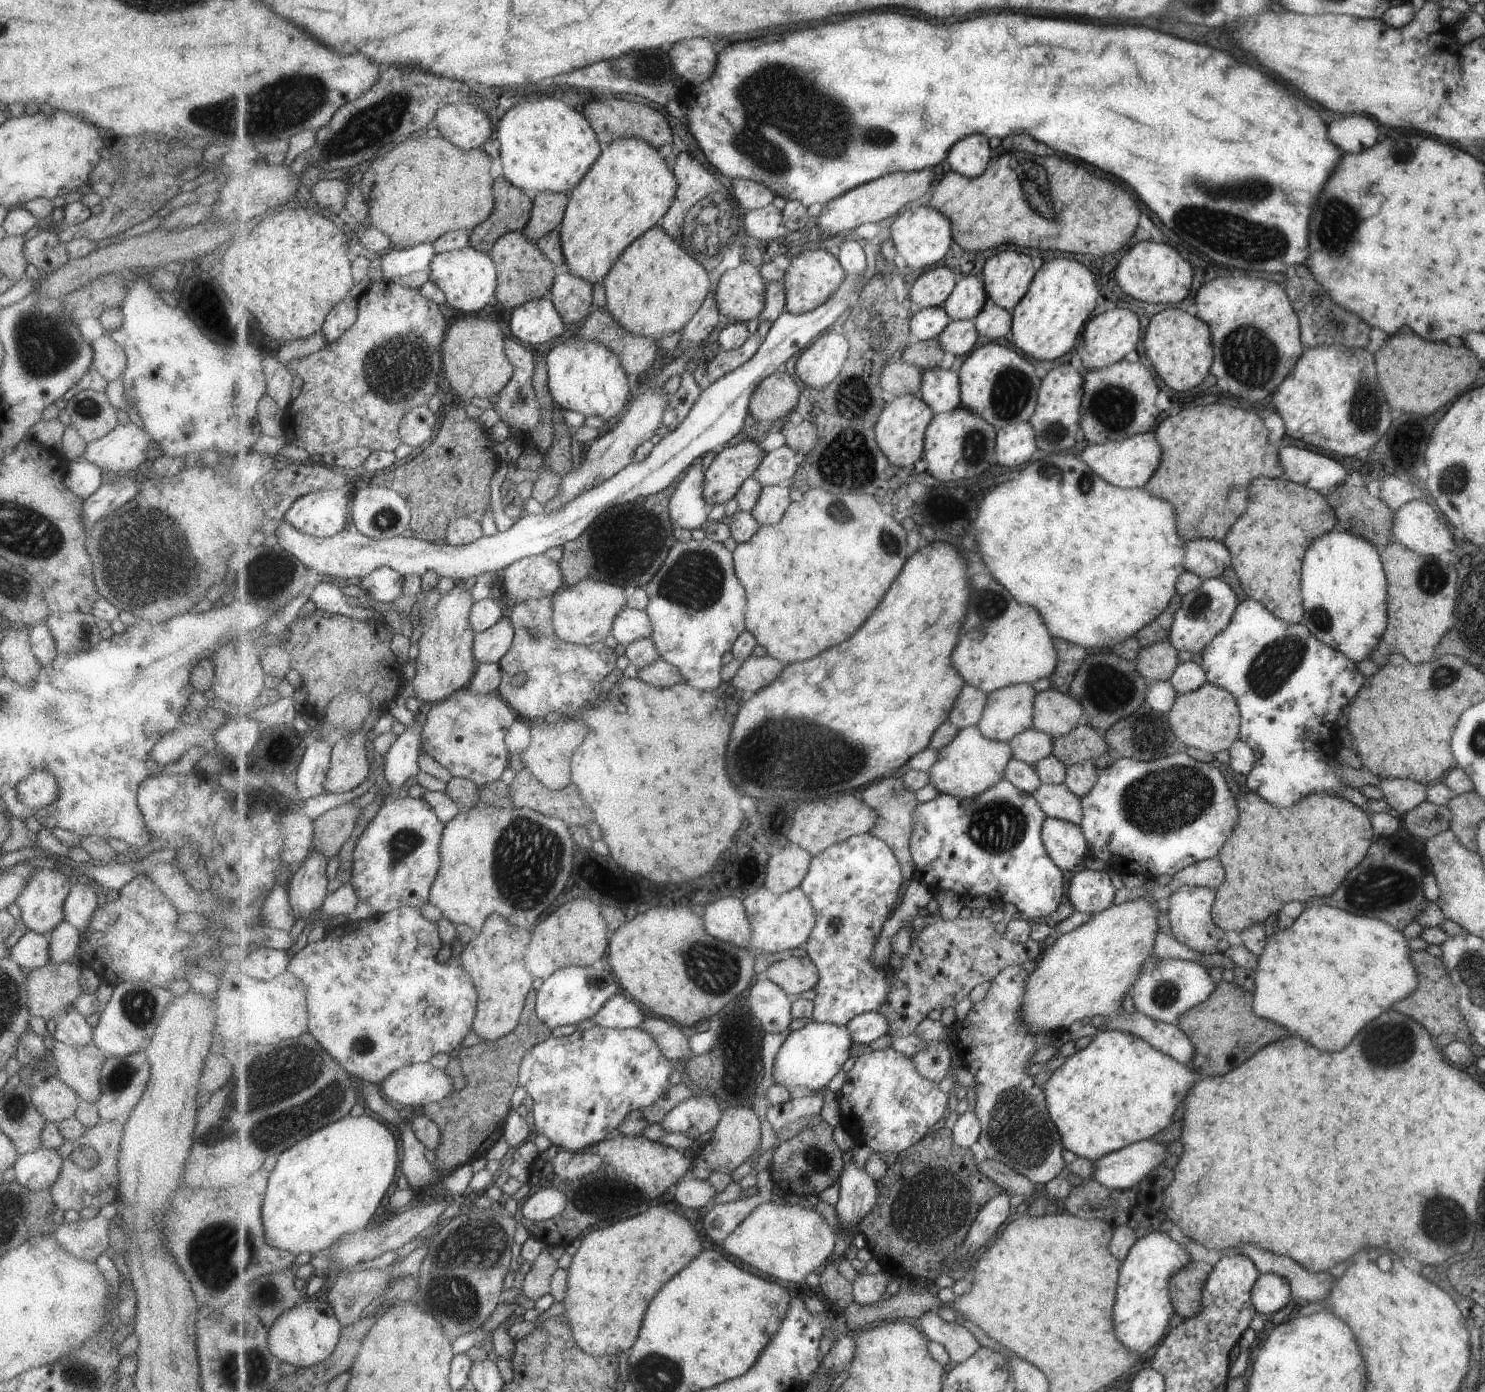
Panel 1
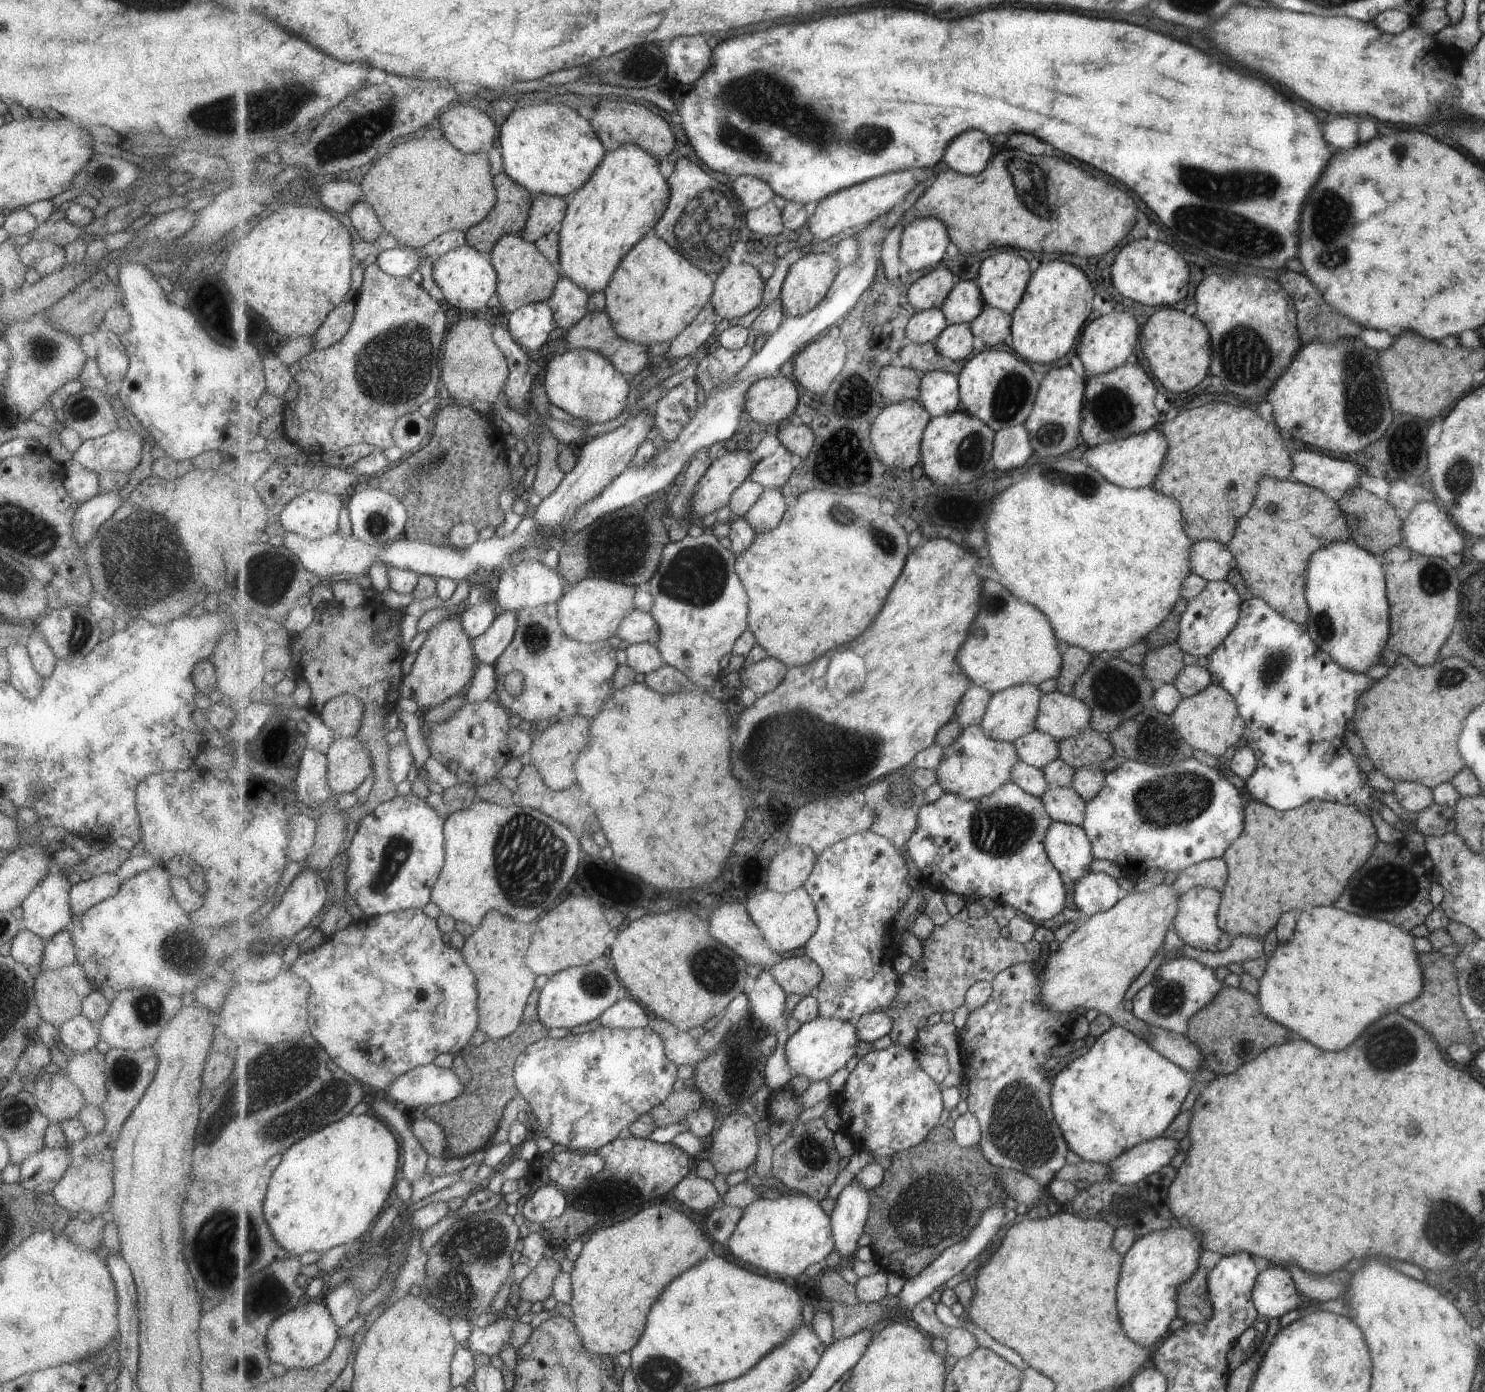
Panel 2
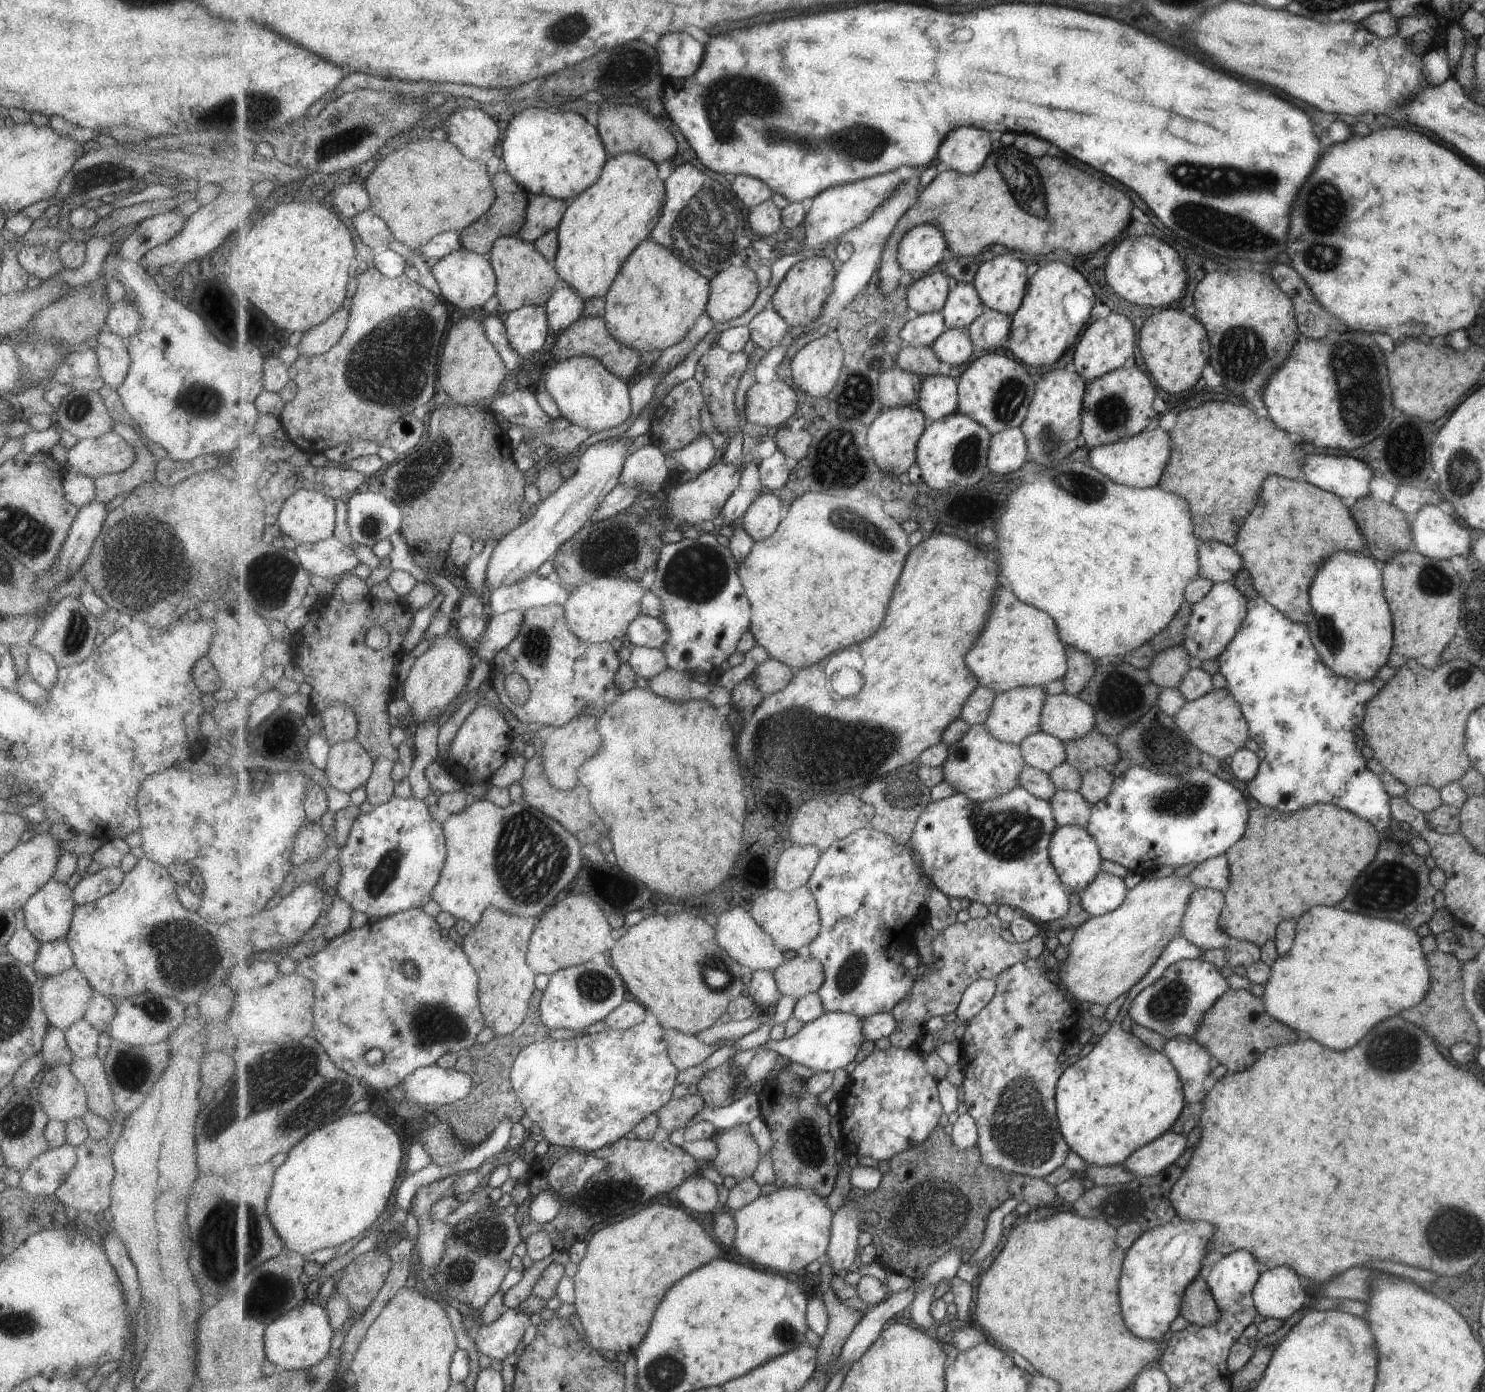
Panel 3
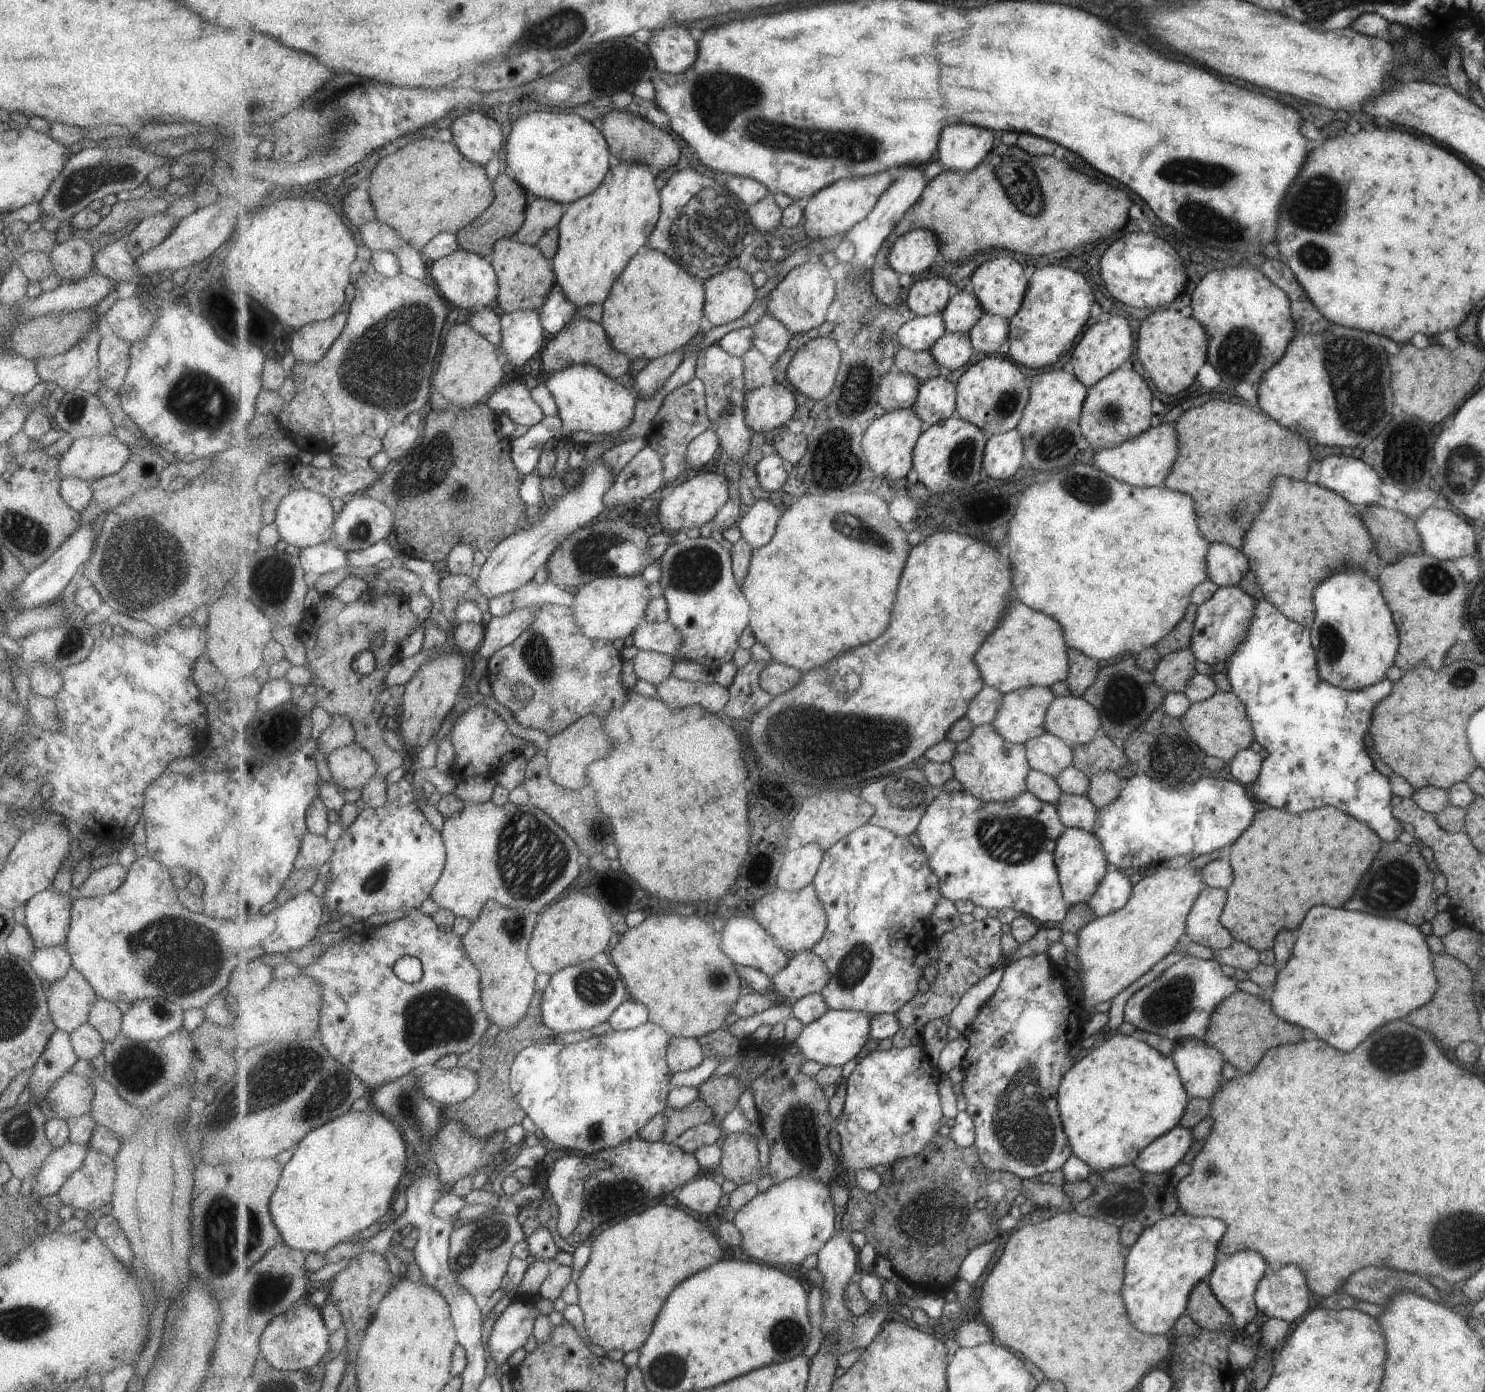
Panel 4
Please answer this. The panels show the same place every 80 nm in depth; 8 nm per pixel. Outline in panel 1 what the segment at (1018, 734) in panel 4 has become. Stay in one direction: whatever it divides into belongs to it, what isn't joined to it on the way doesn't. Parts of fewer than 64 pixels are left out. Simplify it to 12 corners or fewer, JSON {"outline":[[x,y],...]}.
{"outline":[[1017,683],[988,693],[978,726],[1010,742],[1034,724],[1038,692]]}

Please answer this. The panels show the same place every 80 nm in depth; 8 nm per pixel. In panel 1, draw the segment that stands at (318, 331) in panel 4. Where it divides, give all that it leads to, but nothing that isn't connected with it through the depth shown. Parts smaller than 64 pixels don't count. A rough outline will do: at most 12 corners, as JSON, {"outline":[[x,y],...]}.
{"outline":[[358,298],[335,305],[322,328],[329,343],[356,323]]}

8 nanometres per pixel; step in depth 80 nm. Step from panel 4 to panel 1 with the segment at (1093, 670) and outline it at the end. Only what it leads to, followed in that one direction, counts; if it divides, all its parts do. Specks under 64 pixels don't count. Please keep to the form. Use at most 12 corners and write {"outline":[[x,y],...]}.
{"outline":[[1055,637],[1050,688],[1067,693],[1085,649]]}

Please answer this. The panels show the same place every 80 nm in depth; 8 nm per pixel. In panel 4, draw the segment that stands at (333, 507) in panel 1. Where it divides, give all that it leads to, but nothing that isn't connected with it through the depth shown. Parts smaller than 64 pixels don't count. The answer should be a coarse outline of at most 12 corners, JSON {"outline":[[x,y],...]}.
{"outline":[[294,490],[278,506],[282,538],[299,549],[329,542],[328,495]]}

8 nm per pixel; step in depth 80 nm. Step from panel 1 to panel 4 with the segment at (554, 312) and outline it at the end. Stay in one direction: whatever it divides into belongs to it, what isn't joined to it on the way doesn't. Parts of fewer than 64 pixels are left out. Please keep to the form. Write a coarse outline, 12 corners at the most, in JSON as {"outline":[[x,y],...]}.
{"outline":[[542,308],[501,313],[498,354],[515,372],[548,340]]}

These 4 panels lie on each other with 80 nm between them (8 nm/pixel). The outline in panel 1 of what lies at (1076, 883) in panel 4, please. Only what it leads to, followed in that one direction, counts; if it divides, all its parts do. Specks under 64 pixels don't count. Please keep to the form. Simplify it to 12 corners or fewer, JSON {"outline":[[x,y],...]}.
{"outline":[[1045,817],[1041,838],[1066,877],[1088,857],[1079,825]]}

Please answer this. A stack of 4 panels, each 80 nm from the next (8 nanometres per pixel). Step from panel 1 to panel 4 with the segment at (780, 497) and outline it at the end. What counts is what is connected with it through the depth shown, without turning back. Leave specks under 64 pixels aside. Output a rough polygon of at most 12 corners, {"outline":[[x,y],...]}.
{"outline":[[757,501],[738,522],[754,549],[774,539],[782,514],[774,502]]}

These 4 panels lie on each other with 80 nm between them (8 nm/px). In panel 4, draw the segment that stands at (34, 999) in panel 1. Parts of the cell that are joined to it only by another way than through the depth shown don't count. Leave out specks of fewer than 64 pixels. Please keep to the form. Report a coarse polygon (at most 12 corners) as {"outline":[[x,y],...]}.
{"outline":[[71,968],[49,985],[48,1011],[66,1033],[88,1022],[99,997]]}

